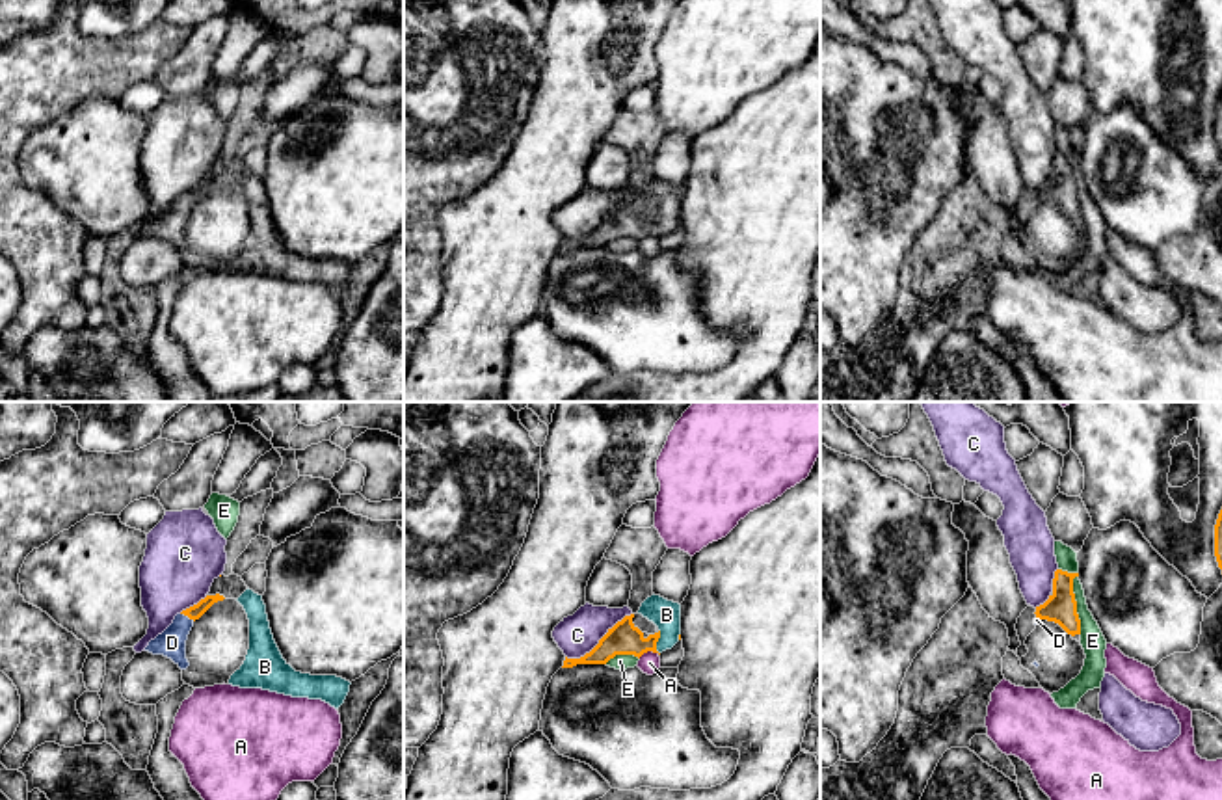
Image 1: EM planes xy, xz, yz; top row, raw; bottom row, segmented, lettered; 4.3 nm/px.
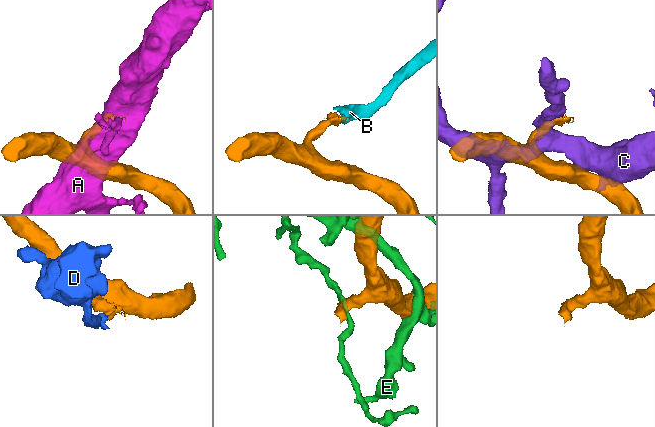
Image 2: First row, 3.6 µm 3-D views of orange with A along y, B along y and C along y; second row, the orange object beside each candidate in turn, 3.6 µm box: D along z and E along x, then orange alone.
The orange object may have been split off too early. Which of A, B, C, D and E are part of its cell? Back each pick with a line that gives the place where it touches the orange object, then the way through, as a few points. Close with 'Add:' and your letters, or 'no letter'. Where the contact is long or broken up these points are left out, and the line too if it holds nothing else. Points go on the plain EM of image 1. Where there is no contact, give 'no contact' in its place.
B: meets orange in xz at (657, 224); runs through xz (624, 222), (633, 226), (657, 224), (666, 214), (666, 198)
D: meets orange in xy at (188, 200); runs through xy (194, 196), (188, 200), (172, 226)
Add: B, D

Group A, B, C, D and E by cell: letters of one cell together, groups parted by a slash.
A / B D / C / E

